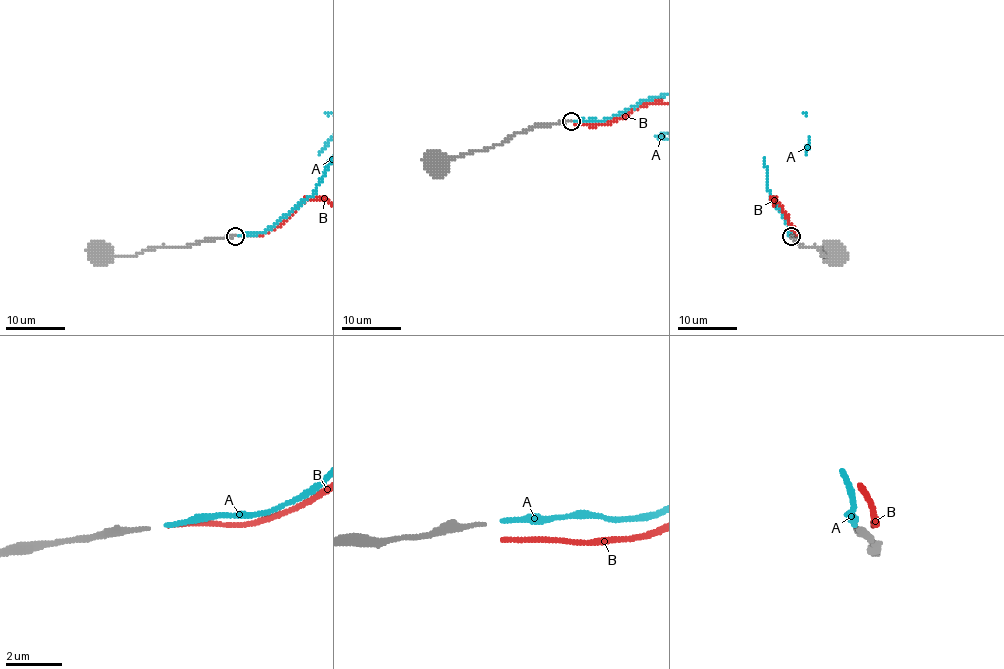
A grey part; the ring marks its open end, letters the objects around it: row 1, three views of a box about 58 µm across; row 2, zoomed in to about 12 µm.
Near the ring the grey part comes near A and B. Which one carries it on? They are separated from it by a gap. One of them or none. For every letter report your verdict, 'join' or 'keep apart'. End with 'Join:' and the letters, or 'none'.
A: join
B: keep apart
Join: A

